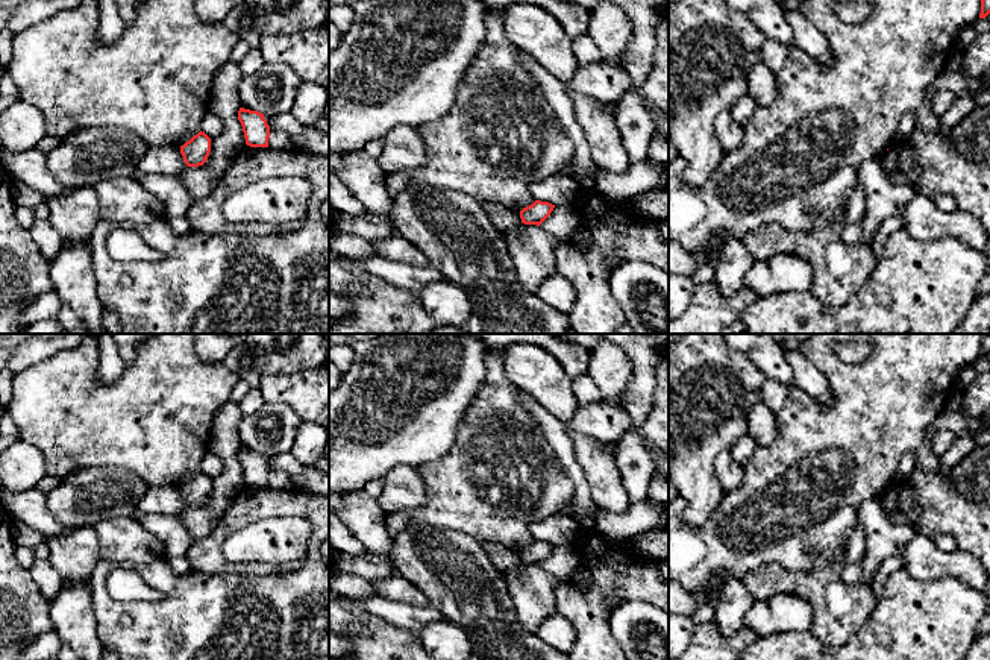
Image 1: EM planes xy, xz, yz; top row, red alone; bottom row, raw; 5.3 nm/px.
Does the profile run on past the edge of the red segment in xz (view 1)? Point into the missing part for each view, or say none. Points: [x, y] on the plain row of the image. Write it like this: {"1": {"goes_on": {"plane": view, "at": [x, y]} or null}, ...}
{"1": {"goes_on": null}}

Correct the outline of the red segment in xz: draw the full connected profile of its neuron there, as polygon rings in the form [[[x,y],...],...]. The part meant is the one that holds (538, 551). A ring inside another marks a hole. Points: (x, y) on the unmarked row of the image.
[[[535,540],[532,545],[520,551],[522,563],[540,566],[553,551],[555,545]]]

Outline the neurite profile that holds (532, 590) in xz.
[[[515,564],[503,572],[518,624],[531,634],[556,613],[556,589],[564,583],[537,564]]]

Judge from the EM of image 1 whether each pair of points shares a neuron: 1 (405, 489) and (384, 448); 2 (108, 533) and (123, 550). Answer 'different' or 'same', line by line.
1: different
2: same

